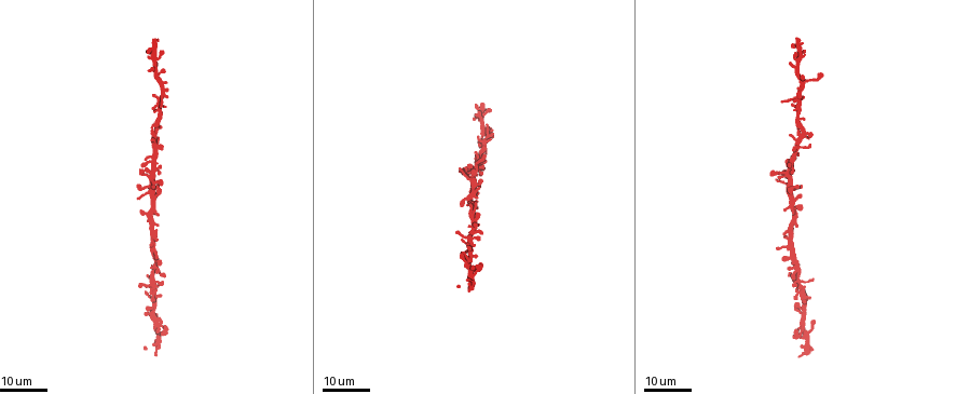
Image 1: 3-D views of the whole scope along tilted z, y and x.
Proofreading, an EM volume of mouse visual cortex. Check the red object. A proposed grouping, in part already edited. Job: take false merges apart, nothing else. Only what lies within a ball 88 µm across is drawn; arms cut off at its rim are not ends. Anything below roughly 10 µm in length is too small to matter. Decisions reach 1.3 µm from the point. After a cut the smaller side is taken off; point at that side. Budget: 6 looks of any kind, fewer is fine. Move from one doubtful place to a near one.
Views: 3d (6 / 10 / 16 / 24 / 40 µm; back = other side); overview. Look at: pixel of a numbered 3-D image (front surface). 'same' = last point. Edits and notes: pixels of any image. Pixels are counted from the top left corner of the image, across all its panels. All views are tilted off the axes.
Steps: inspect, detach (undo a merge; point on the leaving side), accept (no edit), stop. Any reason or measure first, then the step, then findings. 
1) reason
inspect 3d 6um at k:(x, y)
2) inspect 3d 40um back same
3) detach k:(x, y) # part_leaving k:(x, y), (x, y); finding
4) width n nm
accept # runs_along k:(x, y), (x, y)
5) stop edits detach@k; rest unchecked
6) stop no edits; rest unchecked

thick turns thin
inspect 3d 16um at 1:(152, 321)

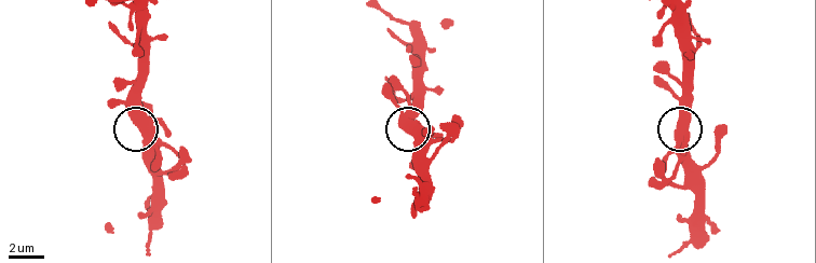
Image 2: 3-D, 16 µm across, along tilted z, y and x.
inspect 3d 6um at 2:(411, 130)

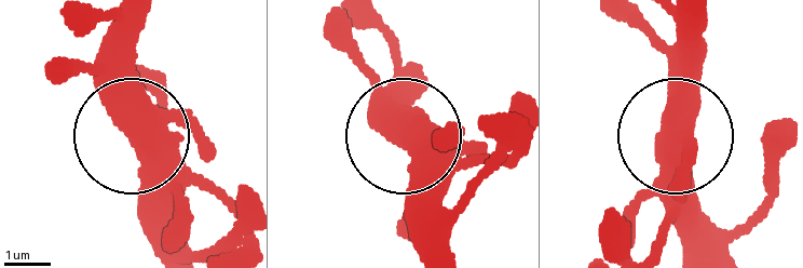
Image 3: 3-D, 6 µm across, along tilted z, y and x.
other side
inspect 3d 6um back at 3:(404, 138)

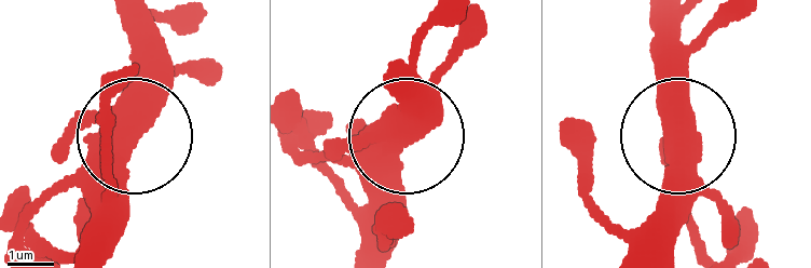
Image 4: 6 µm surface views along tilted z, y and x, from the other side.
width 580 nm
accept # runs_along 4:(679, 24), (669, 251); all the same neuron

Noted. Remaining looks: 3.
thick turns thin
inspect 3d 24um at 1:(154, 287)

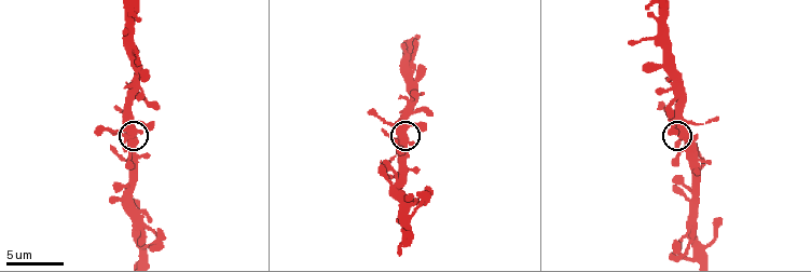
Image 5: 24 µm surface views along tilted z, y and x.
inspect 3d 6um at 5:(400, 140)

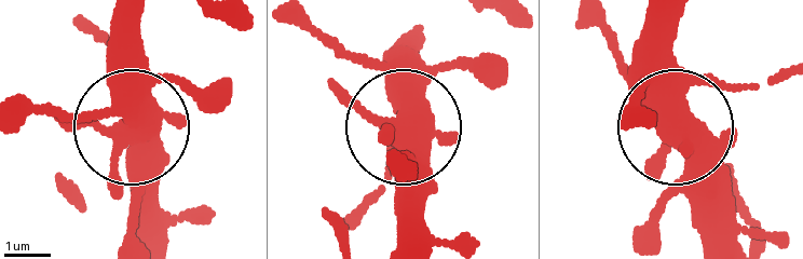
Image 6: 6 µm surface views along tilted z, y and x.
accept # runs_along 6:(655, 16), (655, 77), (702, 240); one neuron here

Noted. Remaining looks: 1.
stop no edits; rest unchecked

